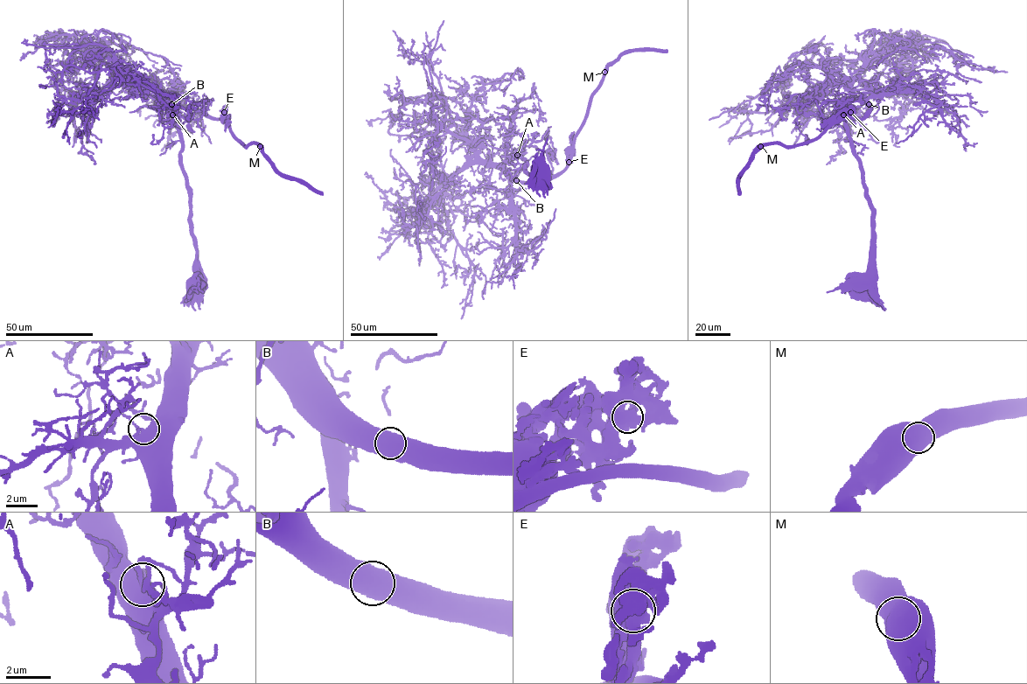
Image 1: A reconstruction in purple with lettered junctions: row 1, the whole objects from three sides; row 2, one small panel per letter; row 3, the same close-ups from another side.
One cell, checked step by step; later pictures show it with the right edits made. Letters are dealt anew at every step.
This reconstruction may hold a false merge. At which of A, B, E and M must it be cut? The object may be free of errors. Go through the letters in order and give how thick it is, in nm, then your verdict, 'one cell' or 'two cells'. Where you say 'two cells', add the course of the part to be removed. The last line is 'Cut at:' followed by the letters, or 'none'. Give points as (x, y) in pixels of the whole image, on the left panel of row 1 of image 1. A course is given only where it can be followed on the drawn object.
A: 700 nm thick; one cell
B: 1050 nm thick; one cell
E: 750 nm thick; one cell
M: 750 nm thick; one cell
Cut at: none

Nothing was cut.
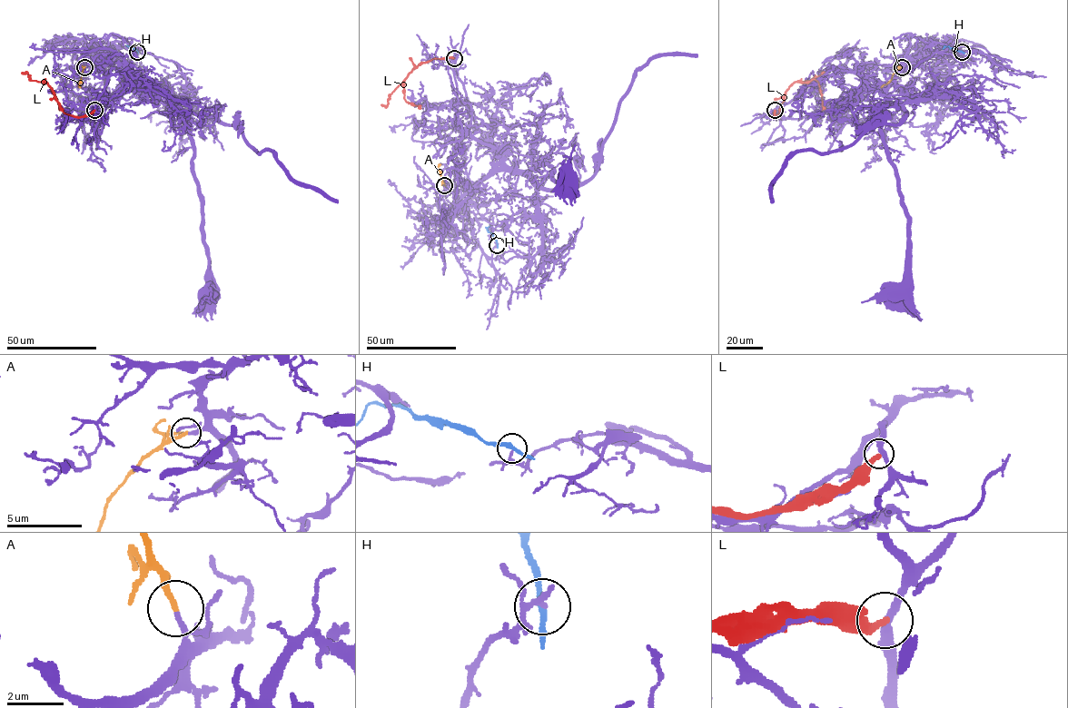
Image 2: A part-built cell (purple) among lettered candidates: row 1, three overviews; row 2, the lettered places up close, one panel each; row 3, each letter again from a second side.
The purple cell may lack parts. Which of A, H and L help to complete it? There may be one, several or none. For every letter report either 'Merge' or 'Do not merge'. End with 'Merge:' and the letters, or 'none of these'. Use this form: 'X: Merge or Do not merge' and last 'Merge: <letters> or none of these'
A: Merge
H: Do not merge
L: Do not merge
Merge: A

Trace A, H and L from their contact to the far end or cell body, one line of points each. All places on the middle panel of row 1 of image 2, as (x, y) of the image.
A: (444, 185), (438, 170), (440, 164)
H: (497, 245), (495, 238), (488, 231), (489, 226)
L: (454, 58), (433, 58), (422, 63), (405, 79), (404, 99), (420, 105)

